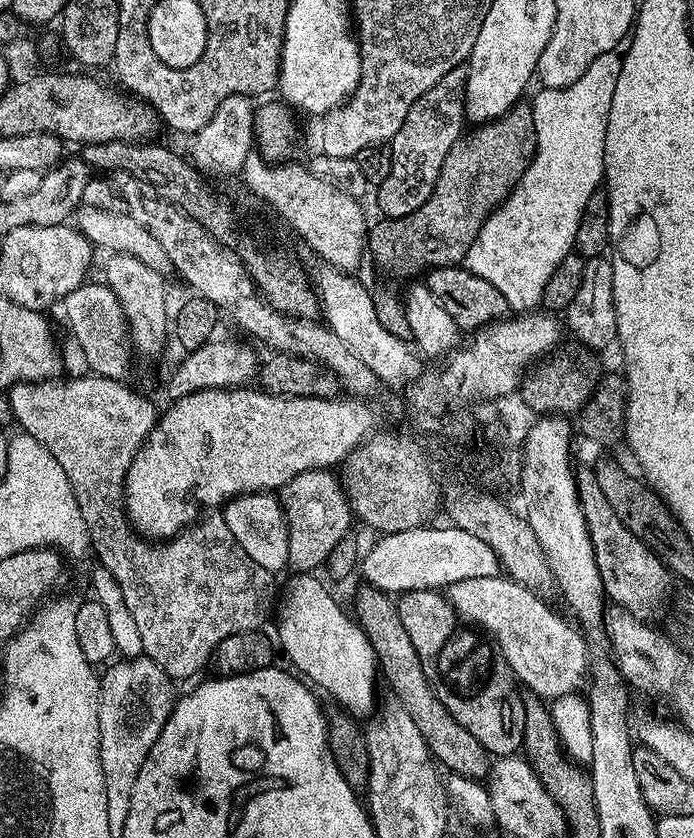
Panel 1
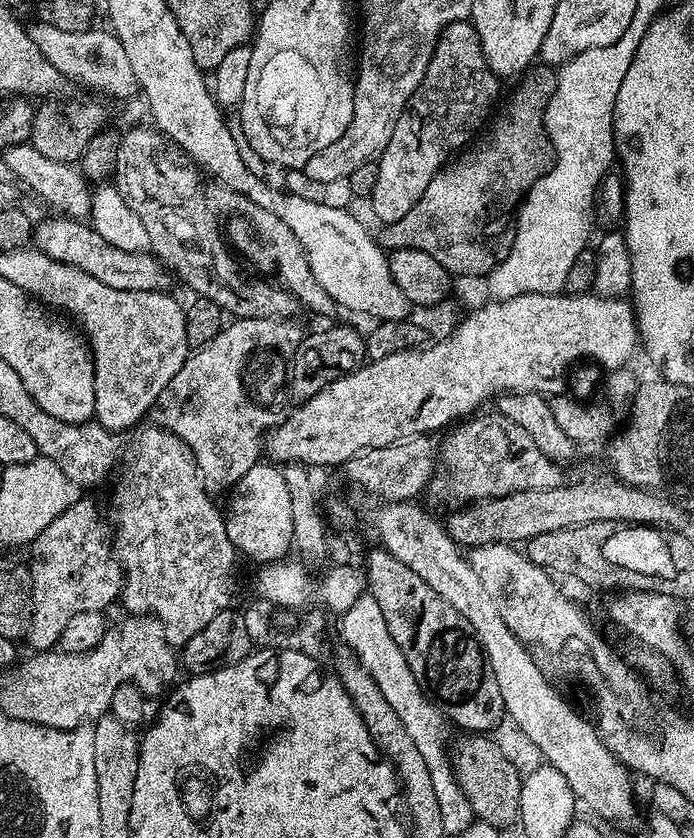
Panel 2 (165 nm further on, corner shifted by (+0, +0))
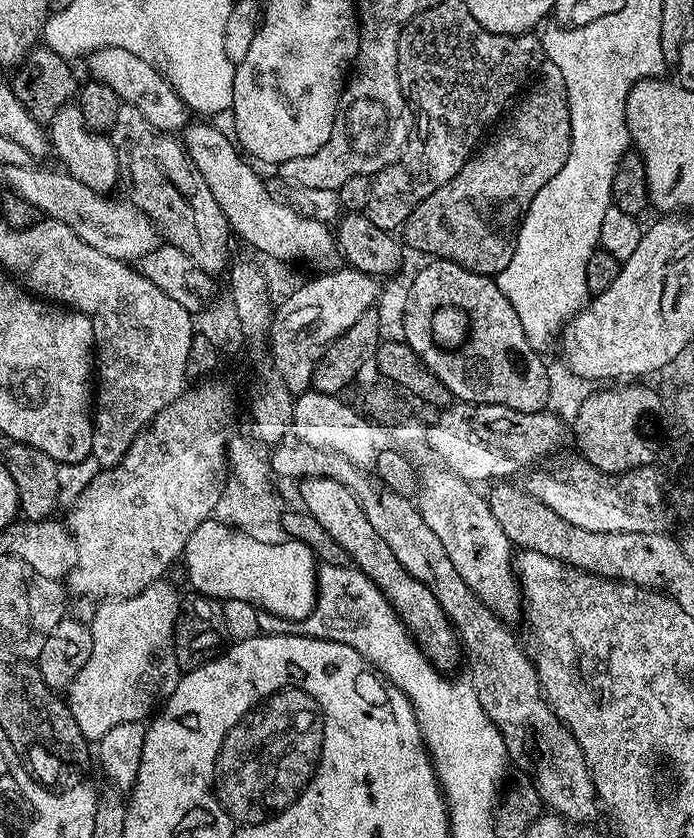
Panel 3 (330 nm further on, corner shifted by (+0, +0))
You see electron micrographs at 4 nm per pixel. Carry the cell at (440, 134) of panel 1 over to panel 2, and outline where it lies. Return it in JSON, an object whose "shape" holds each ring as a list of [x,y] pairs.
{"shape":[[[459,20],[446,26],[436,40],[436,48],[432,52],[418,90],[414,90],[414,94],[408,99],[408,107],[398,118],[394,134],[390,134],[390,142],[386,142],[386,150],[378,158],[378,182],[374,182],[370,203],[372,212],[380,219],[381,225],[398,222],[398,218],[403,218],[413,208],[414,202],[418,202],[418,198],[426,194],[430,178],[434,178],[434,174],[438,174],[438,170],[448,163],[450,157],[459,153],[485,127],[489,119],[488,111],[491,110],[492,103],[500,92],[499,83],[501,84],[501,81],[496,73],[488,68],[482,42],[472,23],[468,20]]]}

